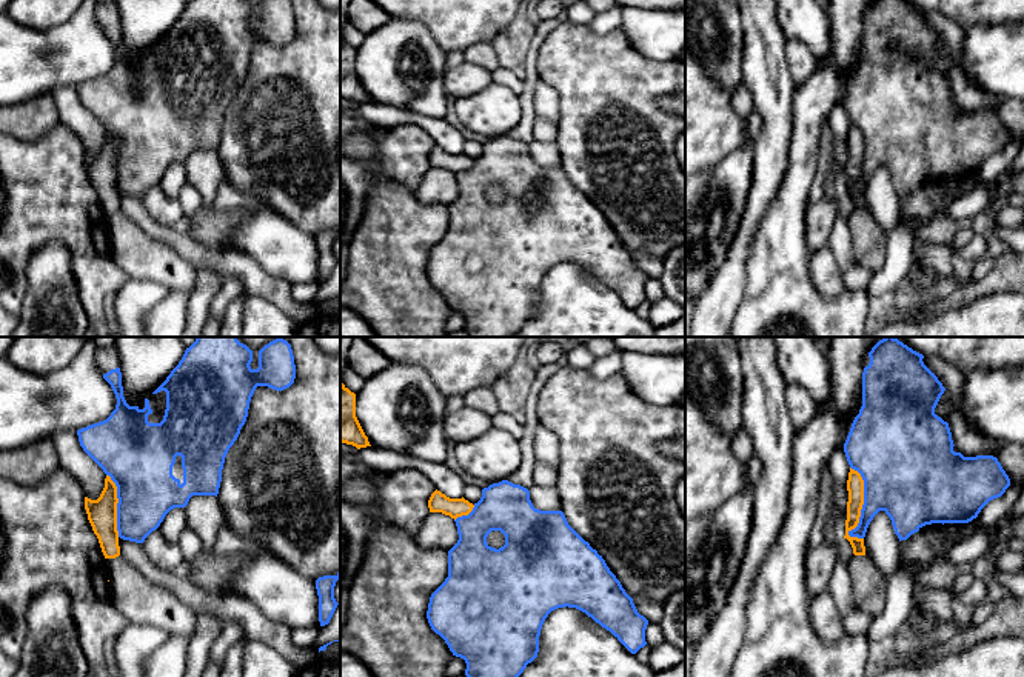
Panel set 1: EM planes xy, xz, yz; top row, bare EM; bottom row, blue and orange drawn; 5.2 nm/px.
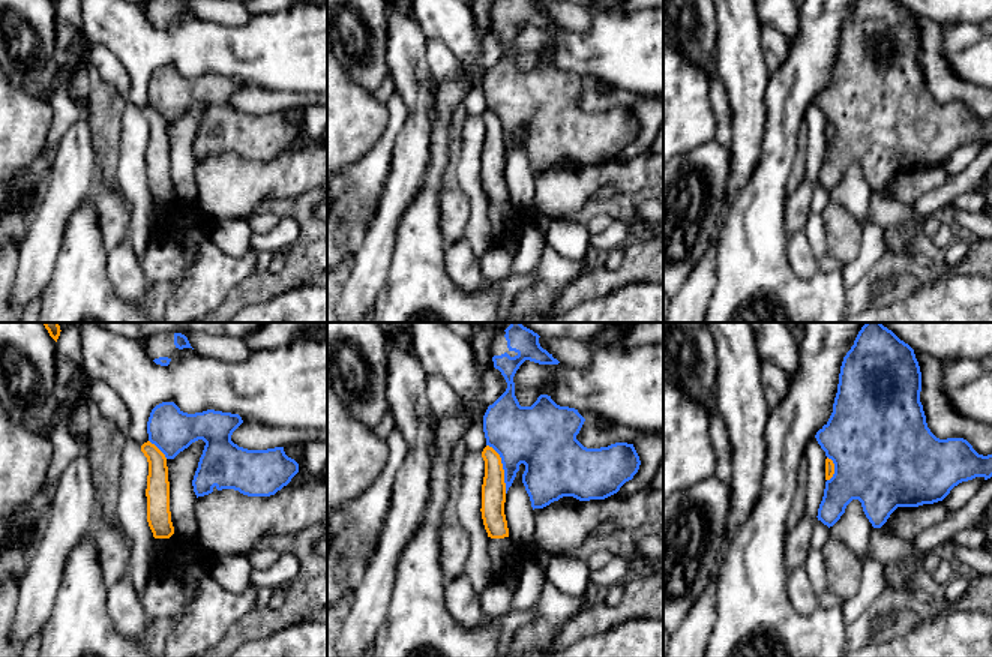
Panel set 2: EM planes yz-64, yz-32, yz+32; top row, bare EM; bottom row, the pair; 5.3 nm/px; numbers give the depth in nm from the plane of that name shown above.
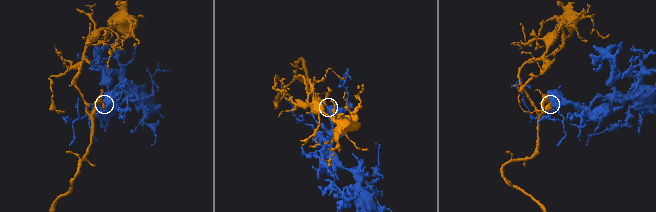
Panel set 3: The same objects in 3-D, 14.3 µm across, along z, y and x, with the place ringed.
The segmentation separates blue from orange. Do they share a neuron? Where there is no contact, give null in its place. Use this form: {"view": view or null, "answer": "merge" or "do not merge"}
{"view": "yz", "answer": "merge"}

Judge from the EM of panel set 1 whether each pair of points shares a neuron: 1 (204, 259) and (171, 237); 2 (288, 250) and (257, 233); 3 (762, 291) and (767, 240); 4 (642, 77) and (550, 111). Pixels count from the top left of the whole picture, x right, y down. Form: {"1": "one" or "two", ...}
{"1": "one", "2": "one", "3": "one", "4": "two"}

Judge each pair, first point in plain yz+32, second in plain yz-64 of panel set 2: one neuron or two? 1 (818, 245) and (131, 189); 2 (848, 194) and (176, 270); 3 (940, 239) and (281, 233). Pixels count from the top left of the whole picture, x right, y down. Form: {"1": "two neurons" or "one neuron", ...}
{"1": "one neuron", "2": "two neurons", "3": "one neuron"}

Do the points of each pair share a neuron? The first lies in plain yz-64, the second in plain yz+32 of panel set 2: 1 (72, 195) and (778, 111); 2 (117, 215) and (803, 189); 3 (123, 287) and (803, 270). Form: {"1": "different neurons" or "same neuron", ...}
{"1": "different neurons", "2": "same neuron", "3": "same neuron"}

